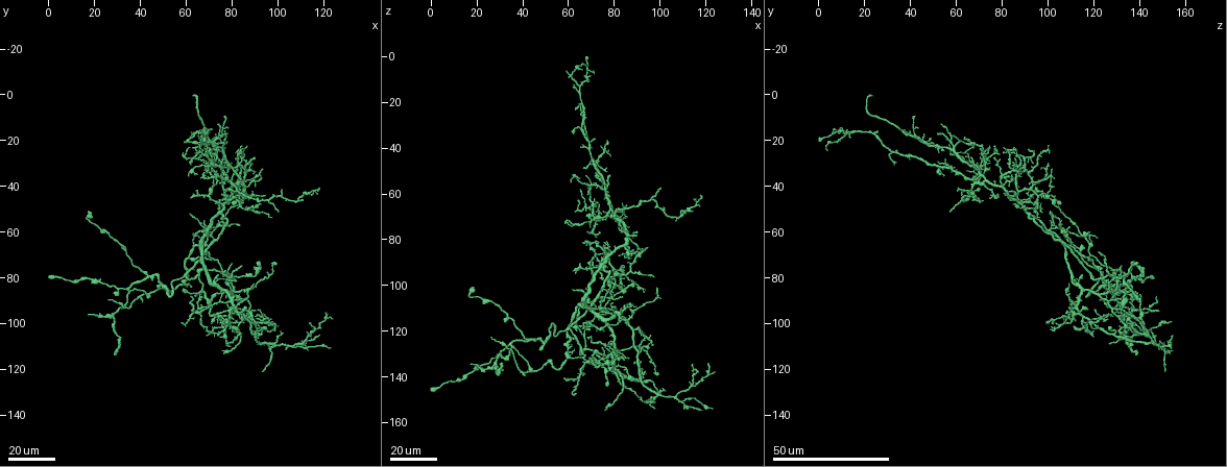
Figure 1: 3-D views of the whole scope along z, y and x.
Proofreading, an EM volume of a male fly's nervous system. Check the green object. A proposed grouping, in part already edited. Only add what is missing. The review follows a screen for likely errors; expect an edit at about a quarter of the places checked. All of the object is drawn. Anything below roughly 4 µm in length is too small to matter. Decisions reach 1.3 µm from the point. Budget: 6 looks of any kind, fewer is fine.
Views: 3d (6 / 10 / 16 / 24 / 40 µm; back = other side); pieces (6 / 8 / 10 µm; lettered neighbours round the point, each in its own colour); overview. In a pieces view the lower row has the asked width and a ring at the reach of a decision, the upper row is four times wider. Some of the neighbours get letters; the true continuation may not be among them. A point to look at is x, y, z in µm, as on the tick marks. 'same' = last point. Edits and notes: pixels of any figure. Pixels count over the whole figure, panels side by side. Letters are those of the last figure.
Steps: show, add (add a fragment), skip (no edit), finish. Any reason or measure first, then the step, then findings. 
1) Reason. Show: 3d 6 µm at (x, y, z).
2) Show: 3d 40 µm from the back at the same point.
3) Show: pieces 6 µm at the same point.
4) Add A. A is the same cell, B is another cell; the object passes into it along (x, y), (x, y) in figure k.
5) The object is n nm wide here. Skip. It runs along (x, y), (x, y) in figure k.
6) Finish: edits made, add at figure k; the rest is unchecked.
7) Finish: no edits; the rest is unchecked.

Branch stops here. Show: 3d 24 µm at (74, 13, 54).

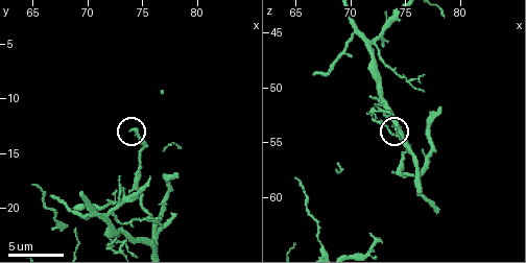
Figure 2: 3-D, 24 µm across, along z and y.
Show: pieces 8 µm at the same point.

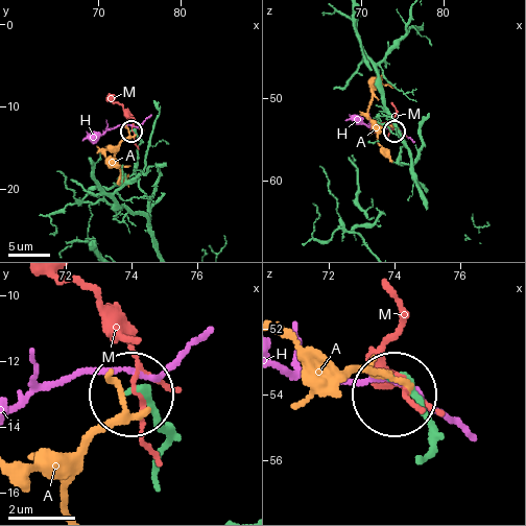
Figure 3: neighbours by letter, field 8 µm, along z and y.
Skip. A, H and M are other cells; no lettered fragment goes on from it.

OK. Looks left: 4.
An open end. Show: pieces 8 µm at (78.0, 20.8, 61.0).

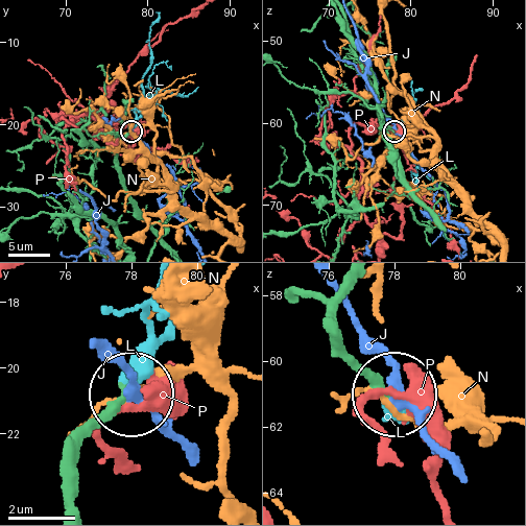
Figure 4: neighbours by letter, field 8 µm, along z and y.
Add L. L is the same cell, J, N and P are other cells; the neuron continues.

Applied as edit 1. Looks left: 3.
See it whole again. Show: overview.

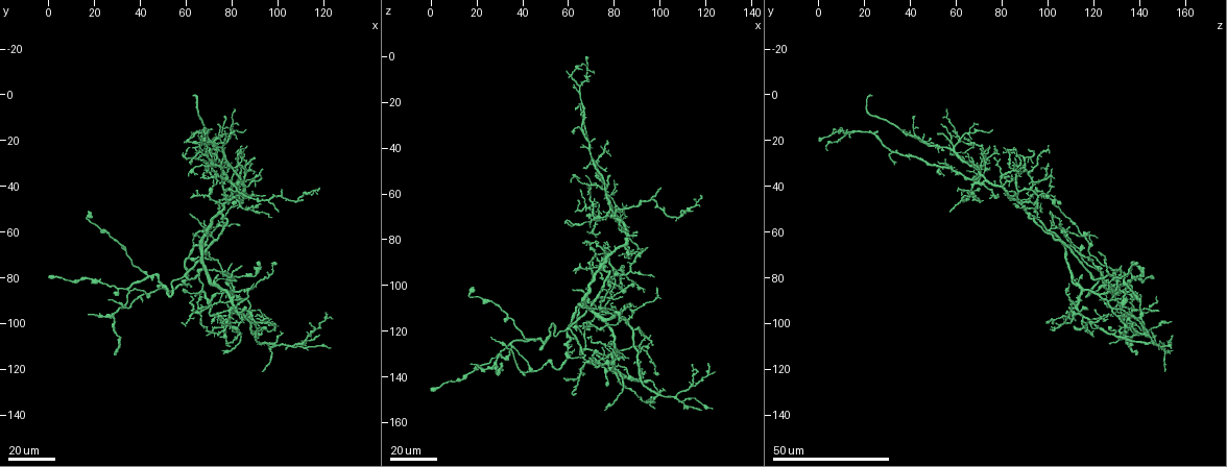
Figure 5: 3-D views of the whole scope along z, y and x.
Show: 3d 40 µm at (19, 52, 101).

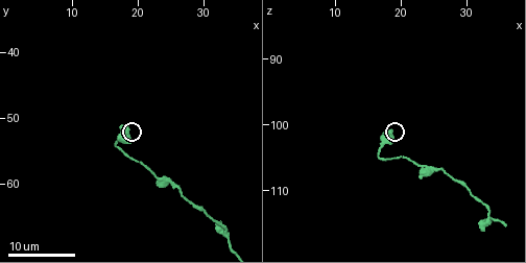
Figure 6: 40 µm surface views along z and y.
What lies round it. Show: pieces 6 µm at (18.5, 51.5, 101.0).

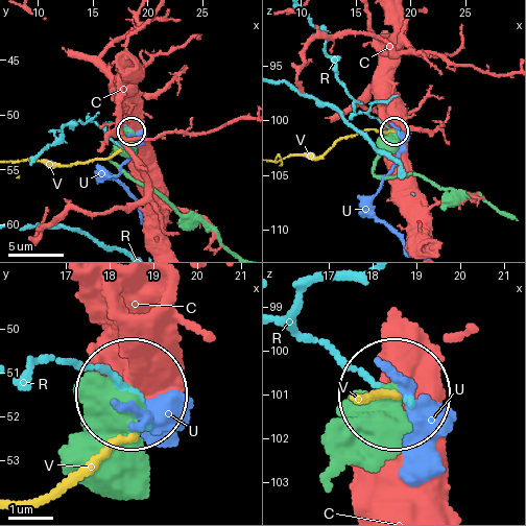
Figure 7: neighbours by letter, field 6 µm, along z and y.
Skip. C, R, U and V are other cells; it runs along (225, 245), (112, 163), (129, 132) in figure 7; none of them fits.

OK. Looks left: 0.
Finish: edits made, add at figure 4; the rest is unchecked.

